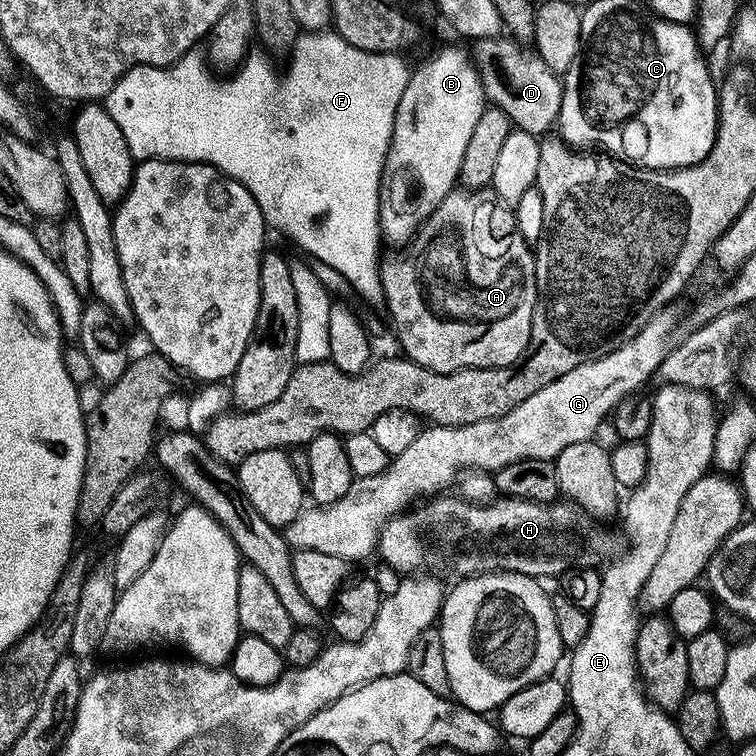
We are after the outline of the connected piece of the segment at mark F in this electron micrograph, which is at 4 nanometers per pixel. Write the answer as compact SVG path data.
M321 30L318 32L305 31L301 34L299 38L296 39L295 46L290 49L292 61L289 62L288 69L285 70L284 76L279 76L279 74L276 73L275 66L263 56L263 54L265 55L263 51L260 51L261 53L256 51L257 50L249 51L248 55L244 57L242 63L235 69L237 72L233 74L232 80L212 80L211 70L213 71L213 69L210 67L209 61L205 59L201 53L200 57L198 54L199 51L196 50L188 52L177 64L171 64L169 68L151 68L149 64L140 64L120 77L114 86L114 90L110 90L110 94L106 97L106 107L110 118L114 118L114 122L118 124L118 130L122 132L122 138L126 138L128 149L132 151L133 157L139 158L140 160L178 160L181 162L195 162L197 164L211 164L212 167L218 168L220 171L225 172L227 176L232 177L233 180L237 180L242 186L246 186L246 190L250 190L254 202L258 202L258 206L264 215L265 225L267 225L269 229L277 228L278 231L285 232L302 251L309 252L314 259L321 260L326 267L333 268L340 276L345 276L345 278L348 279L349 286L352 287L366 303L378 304L378 306L383 305L384 283L380 281L380 270L382 267L382 251L380 252L380 248L382 249L382 237L380 234L380 189L382 187L382 179L380 180L380 175L384 172L384 156L386 160L392 147L392 127L394 127L394 118L398 110L398 102L402 98L402 90L406 90L406 86L408 85L410 68L404 65L403 55L395 52L367 52L366 50L358 50L354 46L350 46L350 42L346 42L332 30Z

